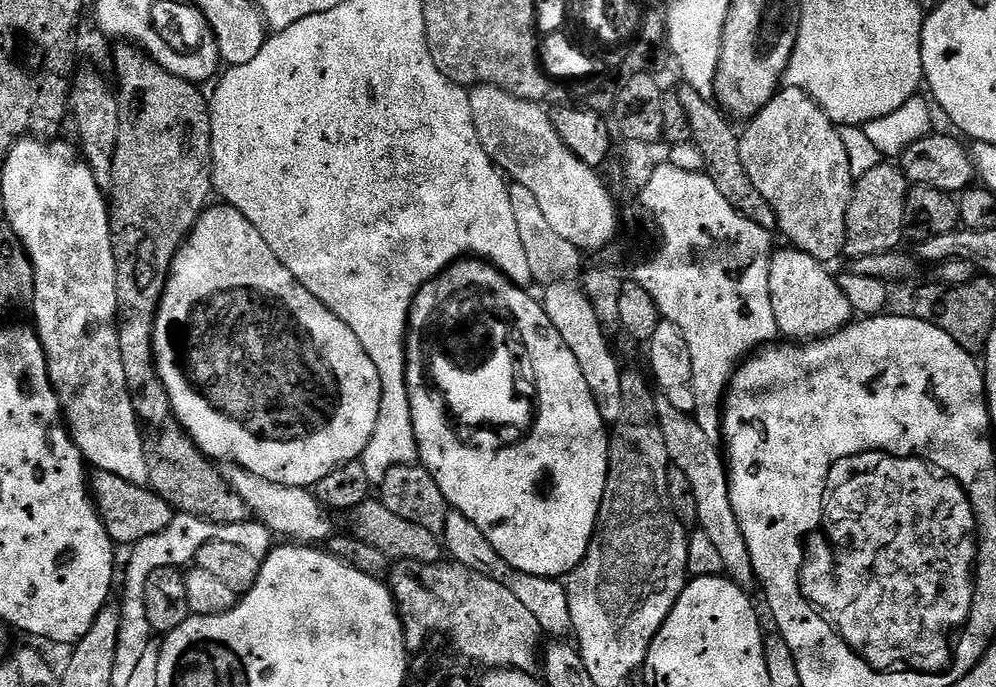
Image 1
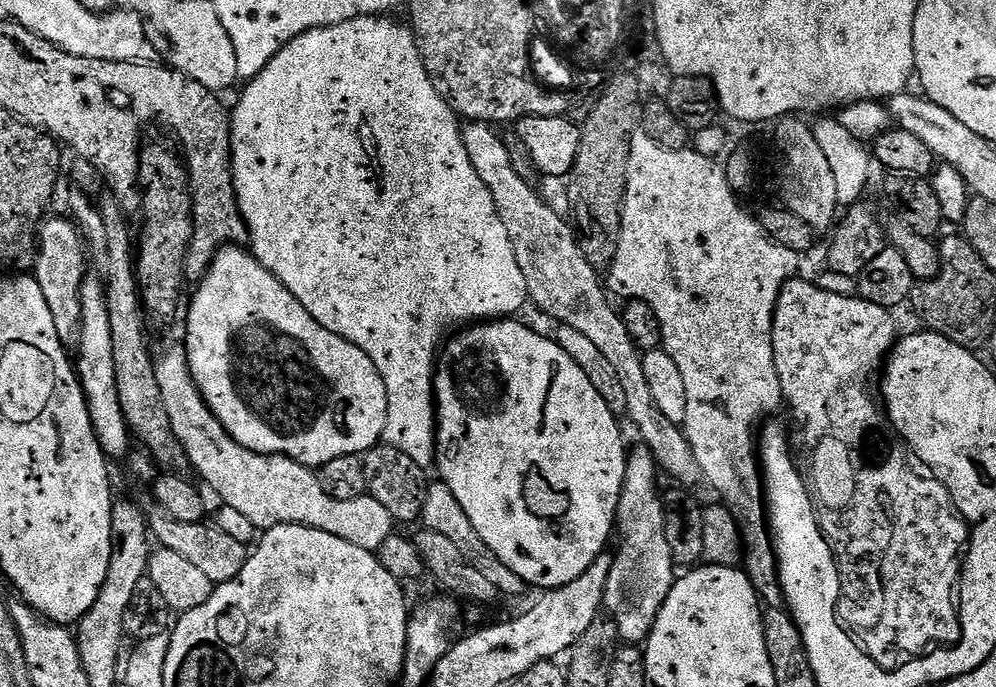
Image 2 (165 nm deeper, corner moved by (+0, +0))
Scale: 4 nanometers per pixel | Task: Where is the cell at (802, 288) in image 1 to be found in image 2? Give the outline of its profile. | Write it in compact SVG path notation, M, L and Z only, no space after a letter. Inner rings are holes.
M793 278L787 280L778 294L778 302L774 310L772 323L772 345L774 346L774 366L778 370L778 382L784 391L787 407L792 407L792 416L800 427L800 440L810 446L810 452L800 451L795 455L797 464L808 468L808 476L816 475L816 500L820 500L820 512L824 512L824 528L828 528L828 536L832 536L832 544L836 544L836 552L840 552L840 568L844 568L844 604L840 604L840 616L844 616L844 624L852 628L852 636L880 660L880 664L896 664L899 668L906 662L917 660L929 650L937 646L951 646L960 641L960 610L958 607L958 585L962 557L965 555L970 539L968 523L954 506L946 486L934 478L934 470L920 455L912 449L911 443L905 440L902 433L888 421L883 411L876 413L878 402L872 399L872 388L867 380L881 371L894 345L897 343L896 320L893 313L882 306L874 306L874 302L861 300L859 295L843 296L830 294L830 290L822 290L819 283ZM845 440L861 440L861 444L849 444ZM872 440L872 441L871 441Z

